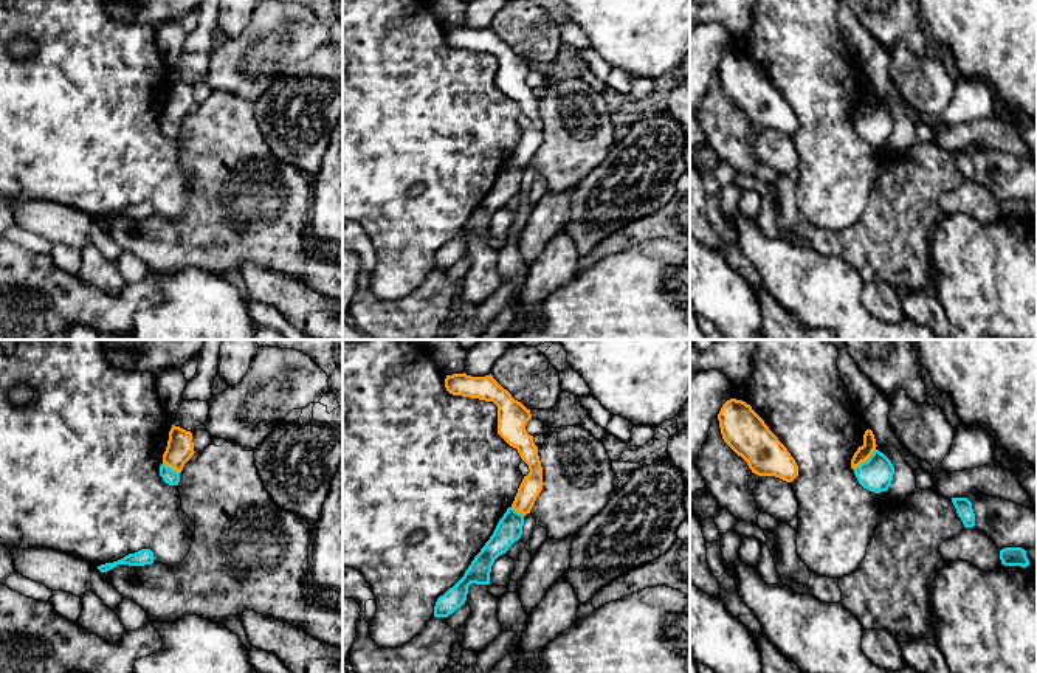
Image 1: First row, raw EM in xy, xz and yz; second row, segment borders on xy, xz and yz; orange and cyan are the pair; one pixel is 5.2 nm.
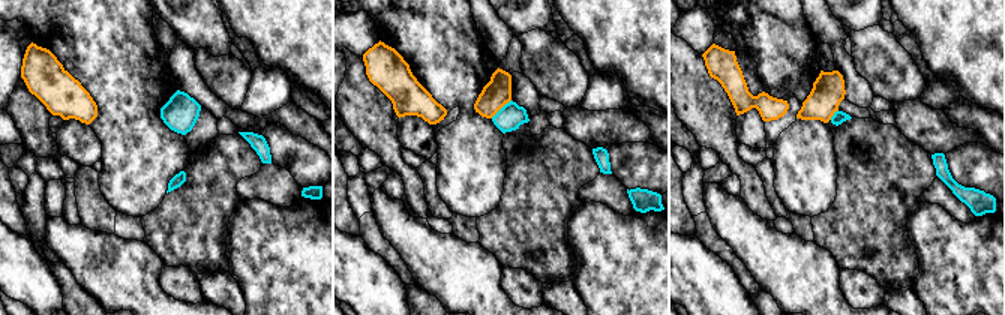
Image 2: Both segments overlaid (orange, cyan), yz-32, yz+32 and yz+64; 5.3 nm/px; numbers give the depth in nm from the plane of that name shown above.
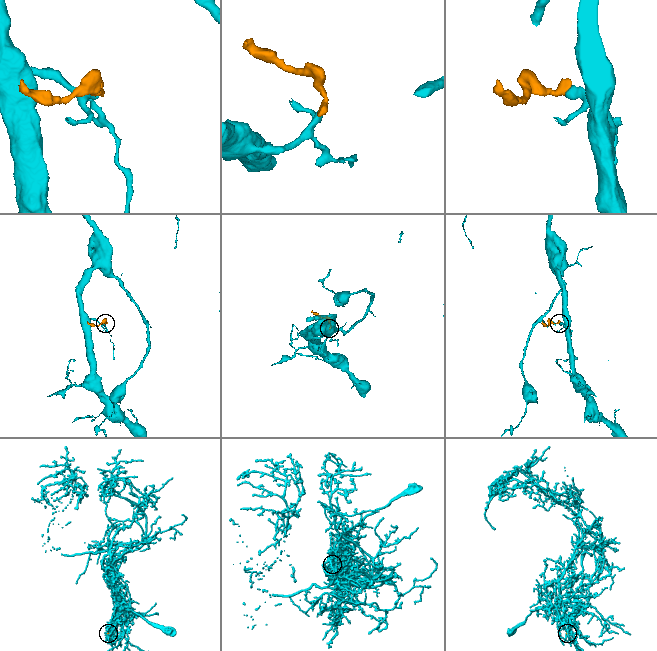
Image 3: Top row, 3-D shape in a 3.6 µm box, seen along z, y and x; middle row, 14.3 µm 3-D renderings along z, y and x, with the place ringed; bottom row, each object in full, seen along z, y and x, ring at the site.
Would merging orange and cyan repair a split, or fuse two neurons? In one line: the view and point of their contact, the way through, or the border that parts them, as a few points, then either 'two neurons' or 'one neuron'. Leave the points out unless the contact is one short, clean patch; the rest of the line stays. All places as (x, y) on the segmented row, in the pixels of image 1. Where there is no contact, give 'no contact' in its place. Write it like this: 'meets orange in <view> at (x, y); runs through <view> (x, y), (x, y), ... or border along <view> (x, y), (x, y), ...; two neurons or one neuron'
meets orange in yz at (864, 461); border along yz (875, 448), (853, 469); two neurons

